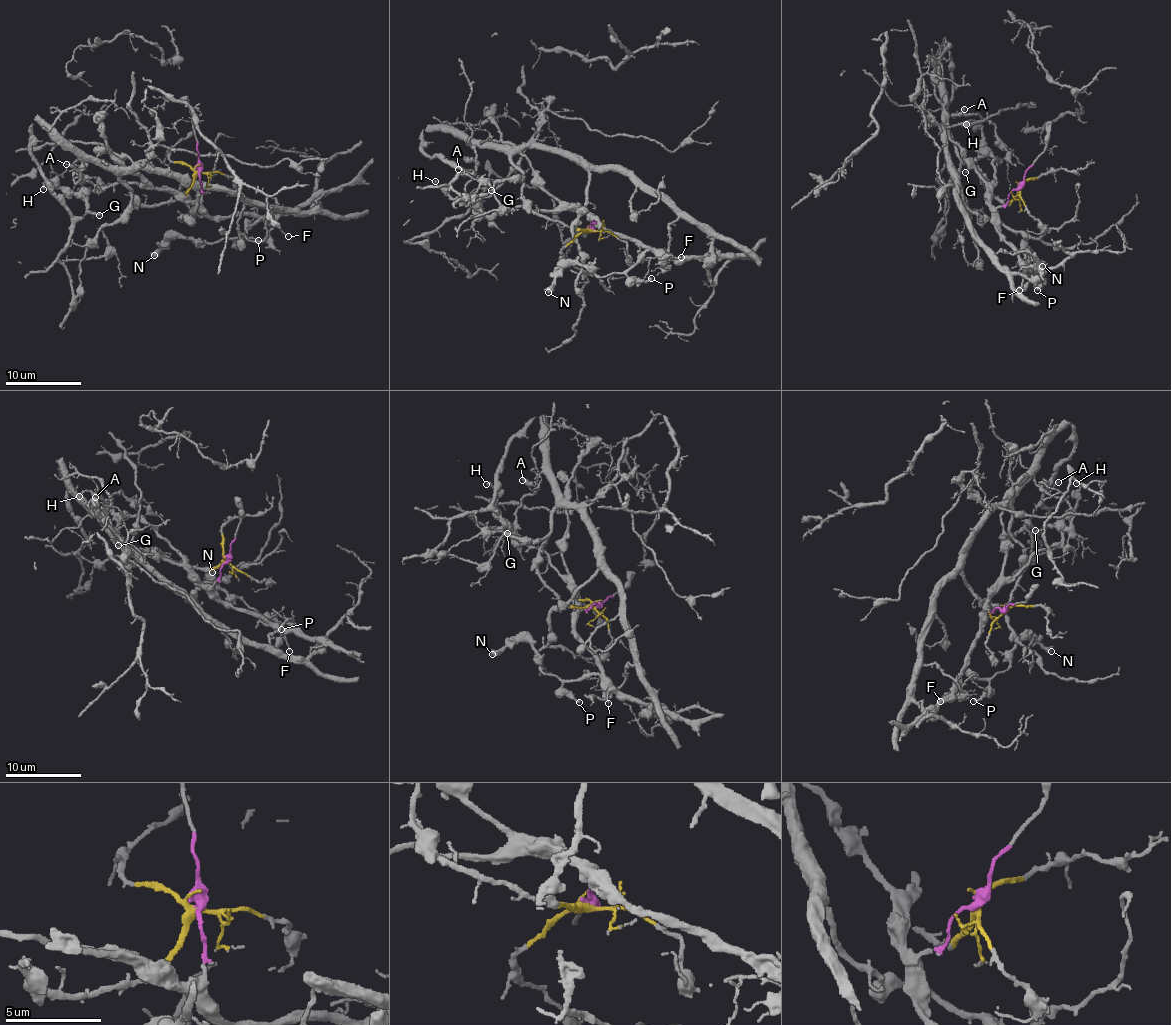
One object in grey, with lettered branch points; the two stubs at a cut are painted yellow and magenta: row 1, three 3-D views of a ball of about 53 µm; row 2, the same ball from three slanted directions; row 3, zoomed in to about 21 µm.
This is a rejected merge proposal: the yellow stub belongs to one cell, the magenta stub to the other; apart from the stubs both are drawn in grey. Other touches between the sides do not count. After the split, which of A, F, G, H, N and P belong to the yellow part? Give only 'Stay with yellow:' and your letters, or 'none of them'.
Stay with yellow: A

